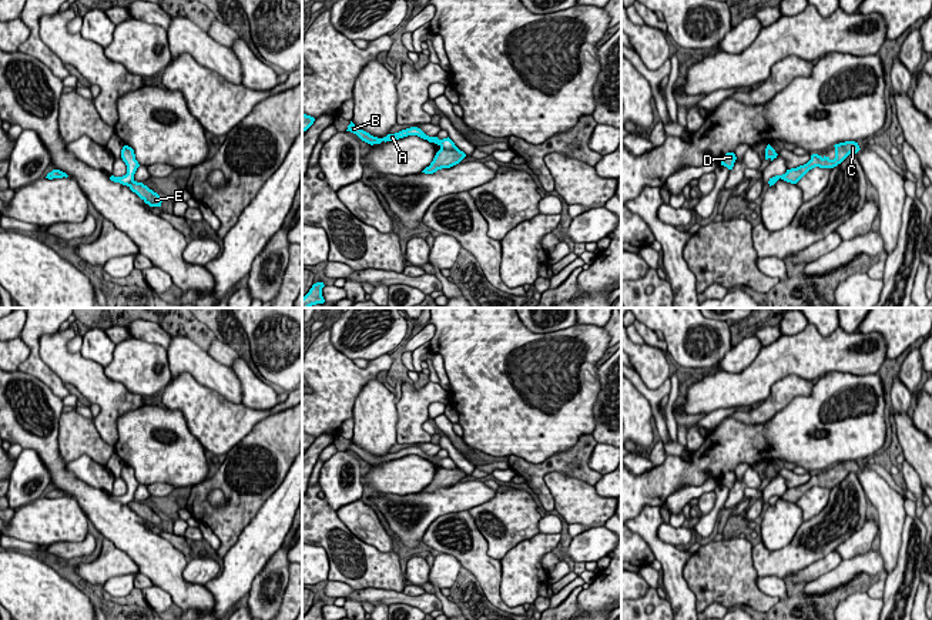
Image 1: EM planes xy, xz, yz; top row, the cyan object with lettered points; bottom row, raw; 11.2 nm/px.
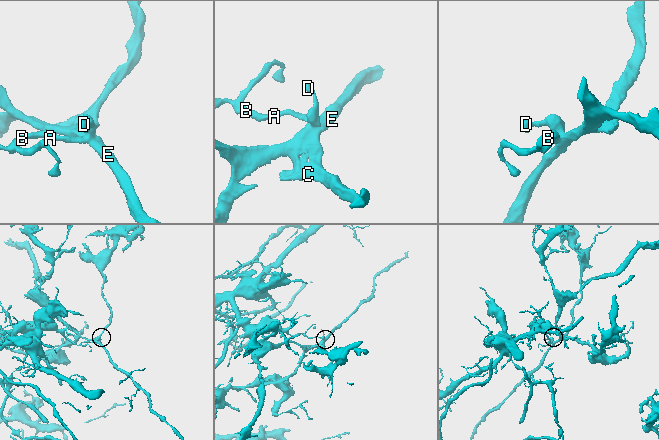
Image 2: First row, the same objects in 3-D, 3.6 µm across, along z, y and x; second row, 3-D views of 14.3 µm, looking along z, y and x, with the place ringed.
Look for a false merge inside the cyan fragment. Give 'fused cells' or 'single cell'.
fused cells

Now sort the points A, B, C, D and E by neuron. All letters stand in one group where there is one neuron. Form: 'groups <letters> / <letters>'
groups A B / C D E

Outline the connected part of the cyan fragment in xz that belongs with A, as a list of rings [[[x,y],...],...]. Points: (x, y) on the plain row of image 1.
[[[352,440],[351,443],[348,445],[348,449],[346,450],[351,450],[353,453],[356,453],[362,460],[373,465],[373,463],[380,463],[382,460],[395,460],[395,459],[399,459],[399,458],[403,458],[403,456],[408,456],[408,455],[418,455],[423,459],[428,459],[429,462],[435,462],[437,465],[440,465],[440,460],[437,456],[429,456],[426,455],[420,448],[418,446],[410,446],[410,448],[406,448],[406,449],[402,449],[399,452],[395,452],[395,453],[388,453],[386,456],[383,458],[378,458],[378,456],[373,456],[371,455],[369,452],[361,449],[359,446],[356,446]]]

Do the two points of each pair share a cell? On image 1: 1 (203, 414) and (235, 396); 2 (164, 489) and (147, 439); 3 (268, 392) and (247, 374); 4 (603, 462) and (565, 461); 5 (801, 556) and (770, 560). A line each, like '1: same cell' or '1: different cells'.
1: different cells
2: different cells
3: same cell
4: different cells
5: same cell

